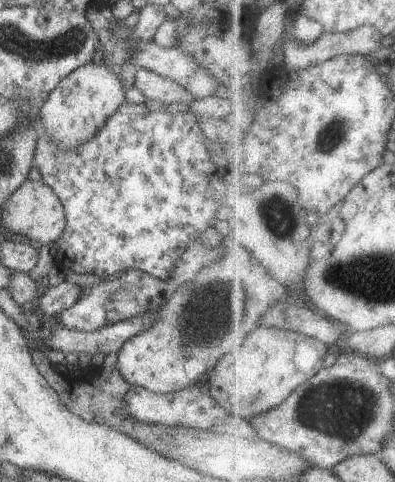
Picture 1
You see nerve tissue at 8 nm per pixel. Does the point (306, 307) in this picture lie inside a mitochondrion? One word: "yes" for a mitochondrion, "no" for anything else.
no

